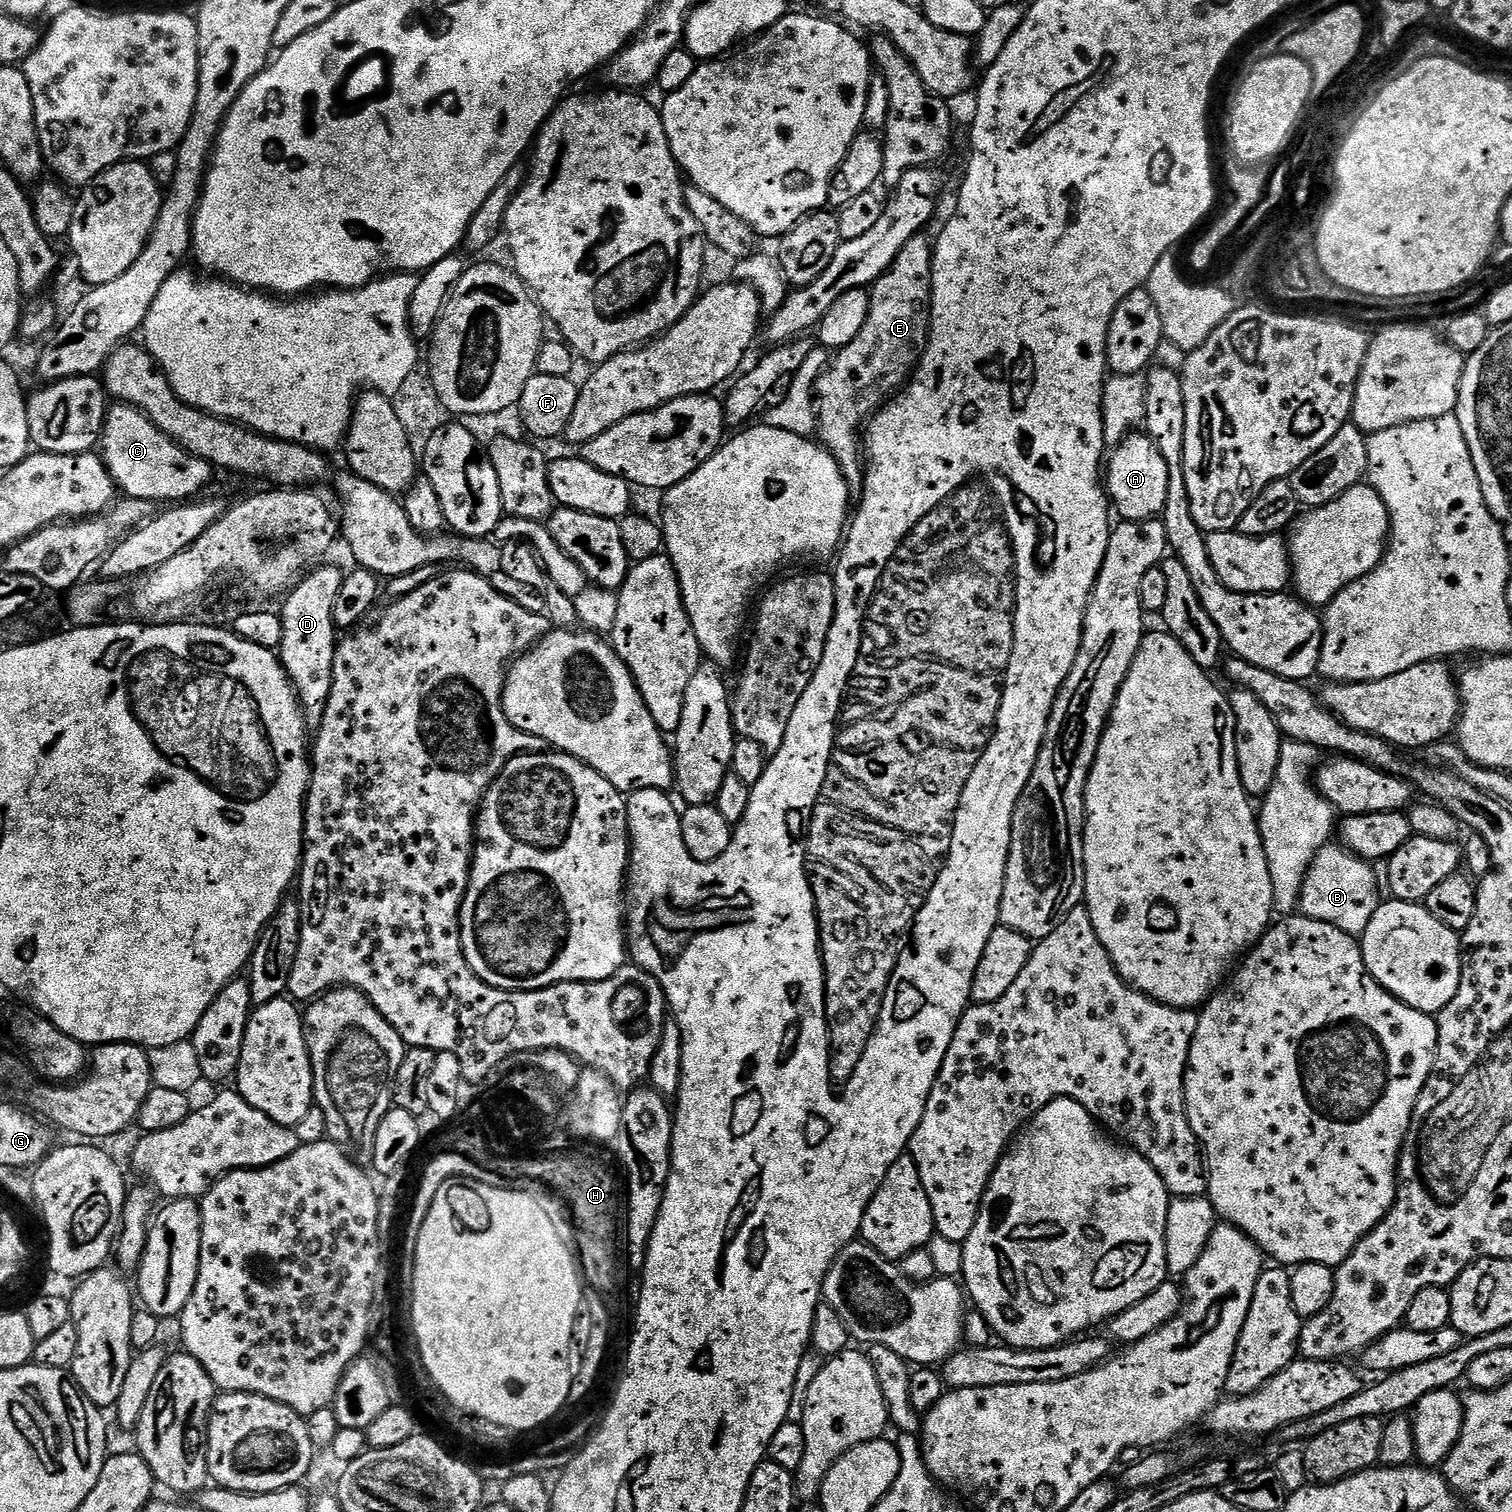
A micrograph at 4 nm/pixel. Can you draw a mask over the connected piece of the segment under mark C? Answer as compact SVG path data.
M116 402L107 409L102 433L102 455L117 489L133 500L184 502L200 494L195 492L202 491L214 475L211 464L207 464L201 456L187 452L181 444L176 444L133 404Z

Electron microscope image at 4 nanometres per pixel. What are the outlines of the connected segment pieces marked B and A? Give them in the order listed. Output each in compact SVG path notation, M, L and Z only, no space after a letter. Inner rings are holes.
M1327 844L1314 858L1304 876L1299 911L1301 915L1337 926L1344 933L1363 935L1374 911L1382 902L1378 878L1369 861L1338 844Z
M1130 434L1115 445L1113 452L1116 453L1111 453L1106 464L1106 491L1115 515L1117 512L1121 521L1134 523L1157 519L1166 506L1166 490L1170 486L1166 458L1162 458L1147 434Z

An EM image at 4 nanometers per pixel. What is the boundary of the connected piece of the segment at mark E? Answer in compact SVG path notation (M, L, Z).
M921 234L910 238L910 242L906 242L906 246L902 246L902 250L898 254L898 258L894 258L891 268L880 276L875 284L870 288L870 314L866 314L866 326L862 326L862 330L858 330L858 338L854 338L854 342L850 342L847 346L839 349L835 353L834 359L831 361L830 367L825 370L816 380L816 388L814 393L815 403L818 406L818 440L823 447L828 449L830 455L838 462L838 466L844 475L844 481L848 484L849 489L860 490L864 487L864 470L866 467L866 456L862 451L862 429L867 425L868 421L900 391L912 379L912 374L920 364L922 354L928 349L928 333L932 327L932 250L934 244L927 235Z

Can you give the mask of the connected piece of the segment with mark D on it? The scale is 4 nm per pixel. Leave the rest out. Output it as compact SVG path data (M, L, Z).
M332 564L326 565L325 568L320 567L313 567L283 597L284 605L278 608L282 622L282 642L278 649L280 665L286 670L288 679L296 690L300 711L304 714L304 723L312 730L319 729L332 689L334 654L338 643L334 602L338 602L338 590L342 590L346 575L345 569L335 568Z

